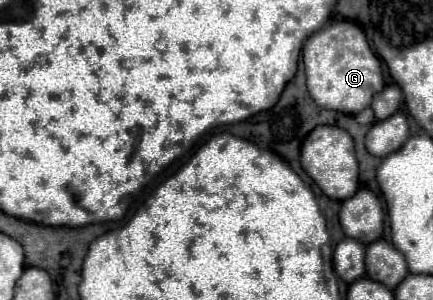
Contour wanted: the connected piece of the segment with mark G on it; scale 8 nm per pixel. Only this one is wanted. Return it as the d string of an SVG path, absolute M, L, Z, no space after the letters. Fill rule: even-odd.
M336 21L310 35L304 43L302 59L308 93L324 109L356 115L370 105L374 93L384 89L382 63L372 53L362 29L352 21Z

